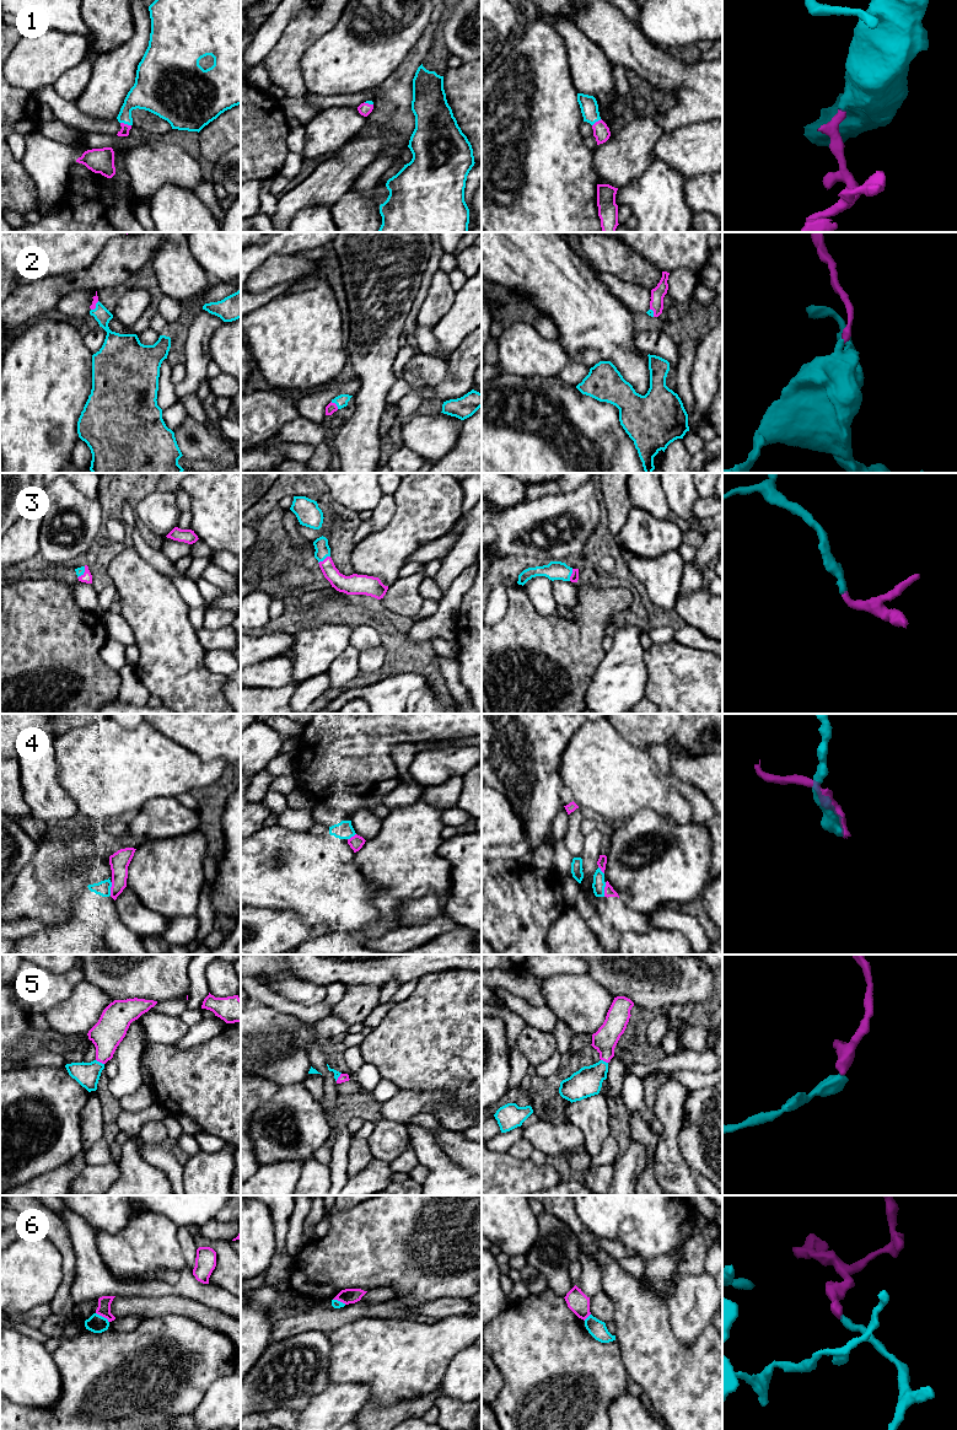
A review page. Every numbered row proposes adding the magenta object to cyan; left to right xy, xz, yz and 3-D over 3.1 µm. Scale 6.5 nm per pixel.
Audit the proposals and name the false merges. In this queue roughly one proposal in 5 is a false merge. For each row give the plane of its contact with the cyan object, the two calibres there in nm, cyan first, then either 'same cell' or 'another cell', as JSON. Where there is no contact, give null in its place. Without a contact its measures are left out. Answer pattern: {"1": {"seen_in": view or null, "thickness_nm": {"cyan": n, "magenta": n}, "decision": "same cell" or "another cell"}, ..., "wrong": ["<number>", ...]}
{"1": {"seen_in": "xy", "thickness_nm": {"cyan": 220, "magenta": 60}, "decision": "same cell"}, "2": {"seen_in": "xz", "thickness_nm": {"cyan": 80, "magenta": 70}, "decision": "same cell"}, "3": {"seen_in": "xz", "thickness_nm": {"cyan": 100, "magenta": 130}, "decision": "same cell"}, "4": {"seen_in": "yz", "thickness_nm": {"cyan": 90, "magenta": 60}, "decision": "same cell"}, "5": {"seen_in": "xy", "thickness_nm": {"cyan": 160, "magenta": 200}, "decision": "same cell"}, "6": {"seen_in": "xy", "thickness_nm": {"cyan": 120, "magenta": 90}, "decision": "another cell"}, "wrong": ["6"]}

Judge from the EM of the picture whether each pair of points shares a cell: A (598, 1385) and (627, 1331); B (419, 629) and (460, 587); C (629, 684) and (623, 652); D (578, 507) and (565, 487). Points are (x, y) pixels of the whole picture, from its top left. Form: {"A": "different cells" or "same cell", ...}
{"A": "different cells", "B": "same cell", "C": "same cell", "D": "different cells"}

